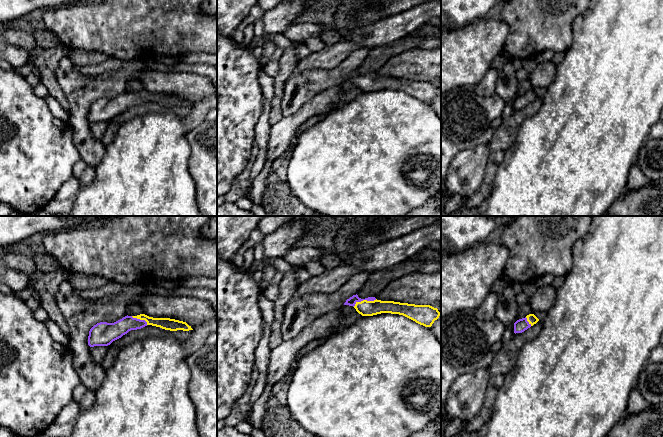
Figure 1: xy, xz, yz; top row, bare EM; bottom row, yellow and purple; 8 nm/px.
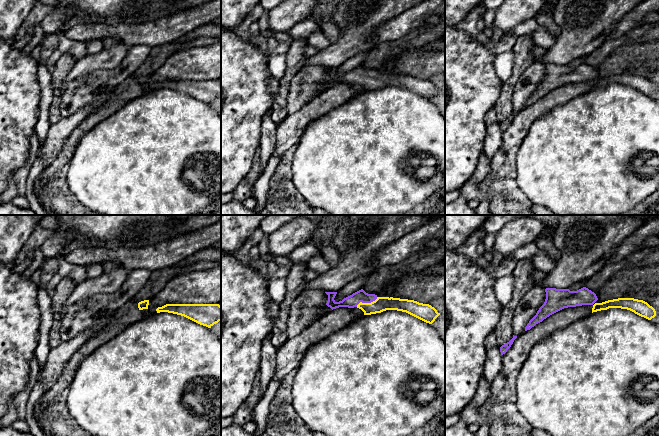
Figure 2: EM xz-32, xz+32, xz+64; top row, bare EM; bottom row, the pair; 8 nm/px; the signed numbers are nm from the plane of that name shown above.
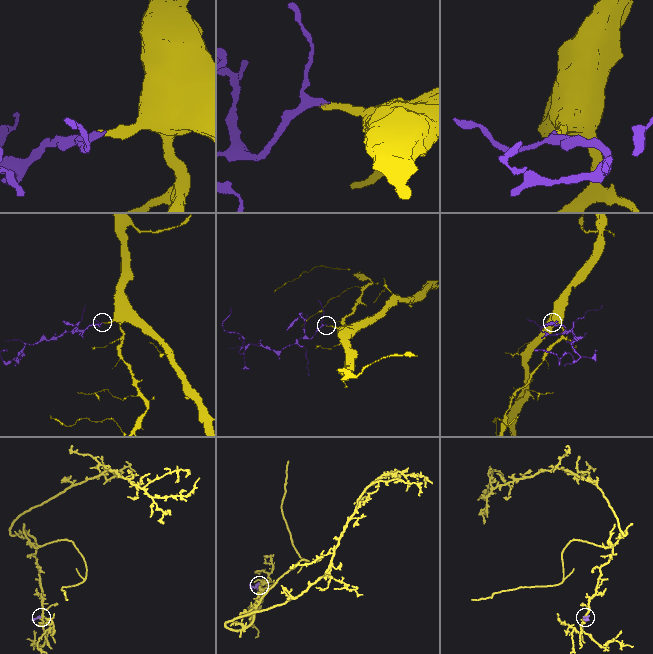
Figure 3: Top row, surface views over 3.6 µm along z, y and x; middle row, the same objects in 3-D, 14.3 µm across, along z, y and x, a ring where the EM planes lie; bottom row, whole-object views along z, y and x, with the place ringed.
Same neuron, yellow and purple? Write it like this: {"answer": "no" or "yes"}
{"answer": "yes"}

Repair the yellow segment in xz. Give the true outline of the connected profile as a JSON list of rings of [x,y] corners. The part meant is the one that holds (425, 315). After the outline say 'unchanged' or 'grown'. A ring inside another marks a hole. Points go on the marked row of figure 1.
[[[357,294],[347,299],[344,305],[353,306],[362,316],[373,316],[381,313],[399,314],[425,327],[431,327],[440,316],[438,309],[430,305],[381,301],[375,297],[361,299]]]; grown

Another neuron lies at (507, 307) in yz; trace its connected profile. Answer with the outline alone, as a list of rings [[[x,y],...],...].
[[[508,286],[498,298],[496,307],[496,317],[505,325],[514,324],[517,321],[519,305],[516,294]]]

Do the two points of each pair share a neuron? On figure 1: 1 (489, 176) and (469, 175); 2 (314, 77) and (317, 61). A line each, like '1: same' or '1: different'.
1: different
2: different

